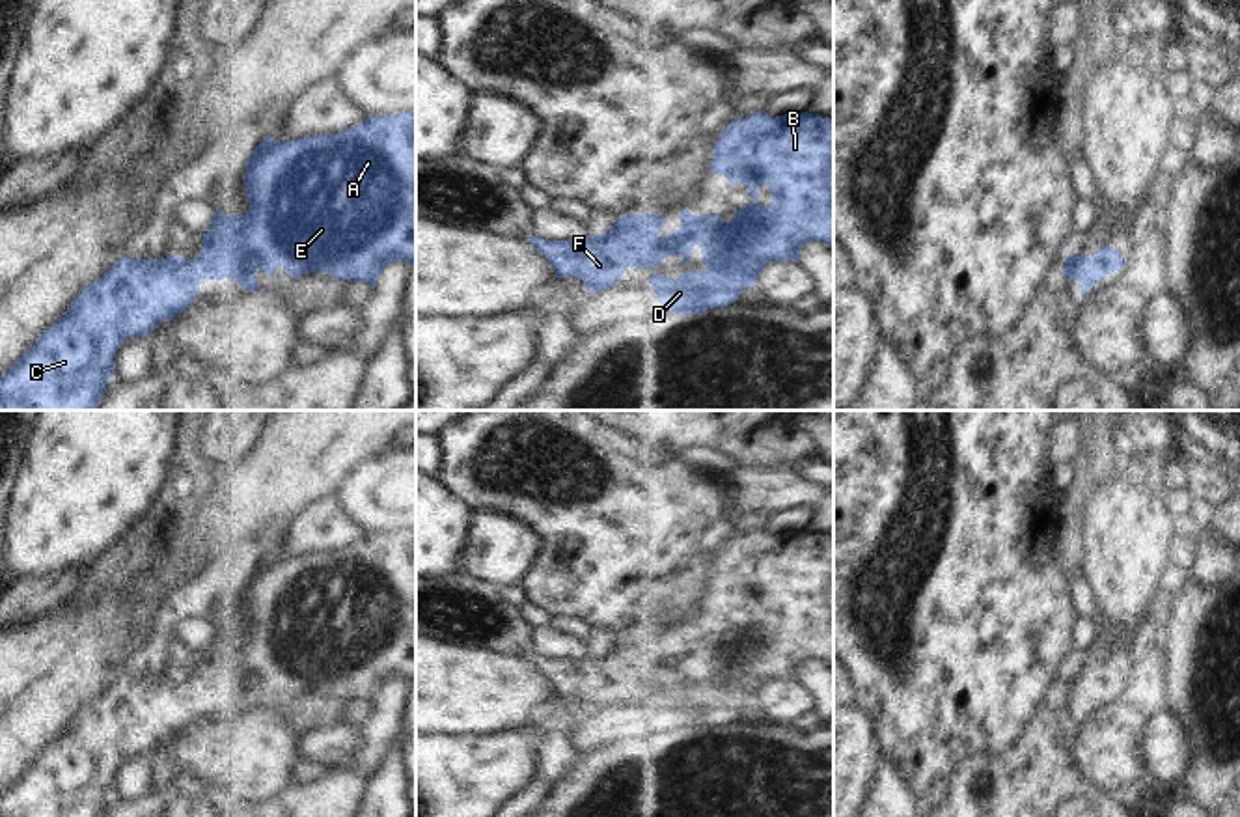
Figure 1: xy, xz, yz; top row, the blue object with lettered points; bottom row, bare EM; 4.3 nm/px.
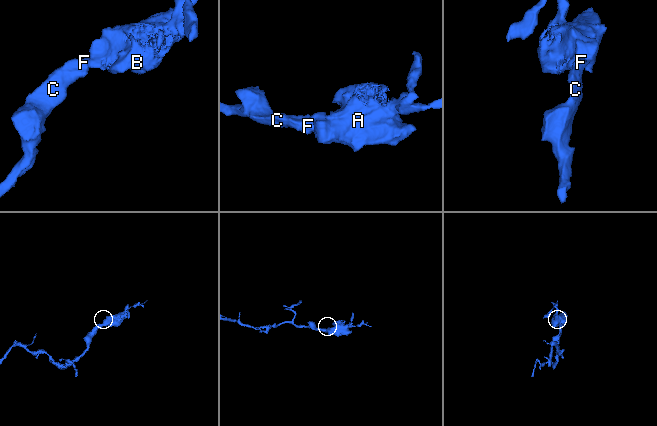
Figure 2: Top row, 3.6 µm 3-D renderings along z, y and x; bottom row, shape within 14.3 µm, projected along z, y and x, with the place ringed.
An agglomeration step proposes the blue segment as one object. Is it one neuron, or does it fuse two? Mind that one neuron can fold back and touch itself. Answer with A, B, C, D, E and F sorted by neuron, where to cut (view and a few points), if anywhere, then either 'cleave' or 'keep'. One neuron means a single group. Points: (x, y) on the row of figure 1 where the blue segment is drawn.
A B C D E F; no cut; keep

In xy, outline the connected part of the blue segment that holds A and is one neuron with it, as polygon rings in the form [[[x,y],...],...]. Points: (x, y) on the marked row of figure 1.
[[[416,112],[367,116],[338,134],[295,142],[267,136],[244,168],[246,215],[218,209],[196,259],[121,256],[0,375],[0,410],[95,410],[114,375],[119,345],[127,338],[149,336],[162,321],[185,312],[201,280],[231,278],[246,291],[257,291],[255,269],[272,276],[283,267],[291,280],[328,272],[377,285],[382,269],[393,261],[416,267]]]

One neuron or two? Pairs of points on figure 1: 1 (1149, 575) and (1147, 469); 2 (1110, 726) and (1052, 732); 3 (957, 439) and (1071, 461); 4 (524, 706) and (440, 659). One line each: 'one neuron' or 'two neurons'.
1: two neurons
2: two neurons
3: two neurons
4: one neuron

